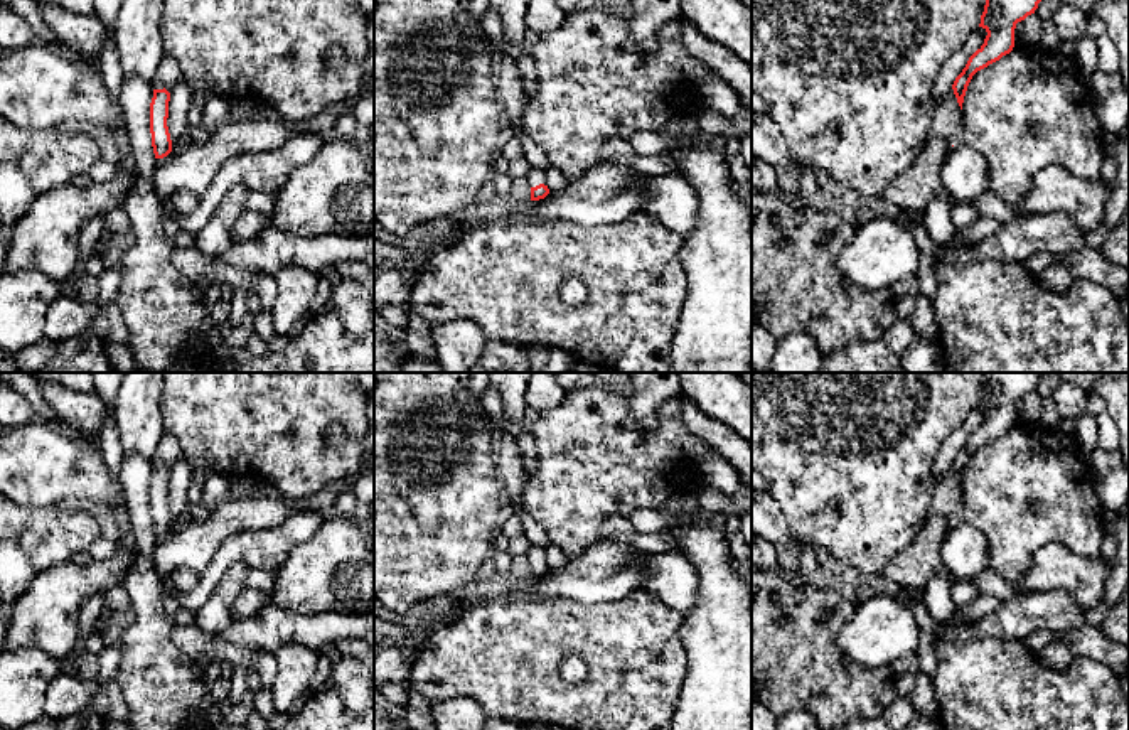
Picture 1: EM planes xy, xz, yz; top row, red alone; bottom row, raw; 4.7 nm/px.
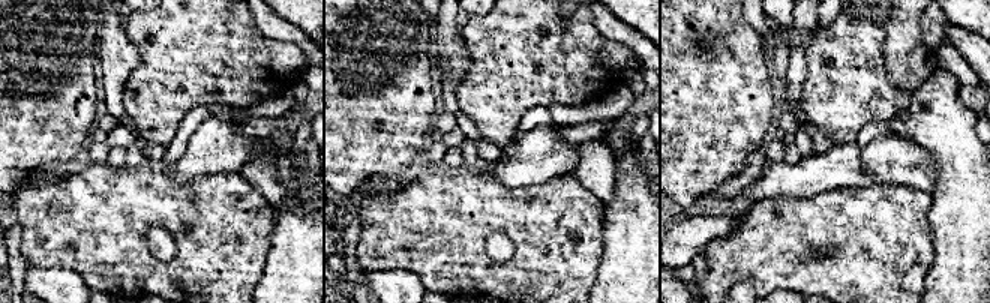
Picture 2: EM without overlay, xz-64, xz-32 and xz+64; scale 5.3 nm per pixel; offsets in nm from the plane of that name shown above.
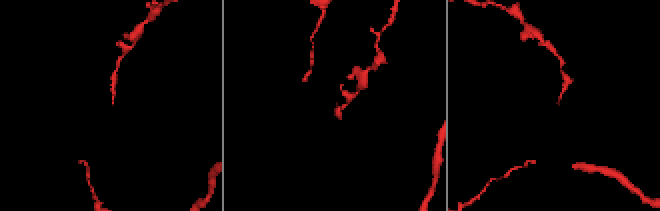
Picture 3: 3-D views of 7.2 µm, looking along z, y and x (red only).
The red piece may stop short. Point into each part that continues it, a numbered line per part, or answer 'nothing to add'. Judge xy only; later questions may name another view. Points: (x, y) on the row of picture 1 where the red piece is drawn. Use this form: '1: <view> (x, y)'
nothing to add

